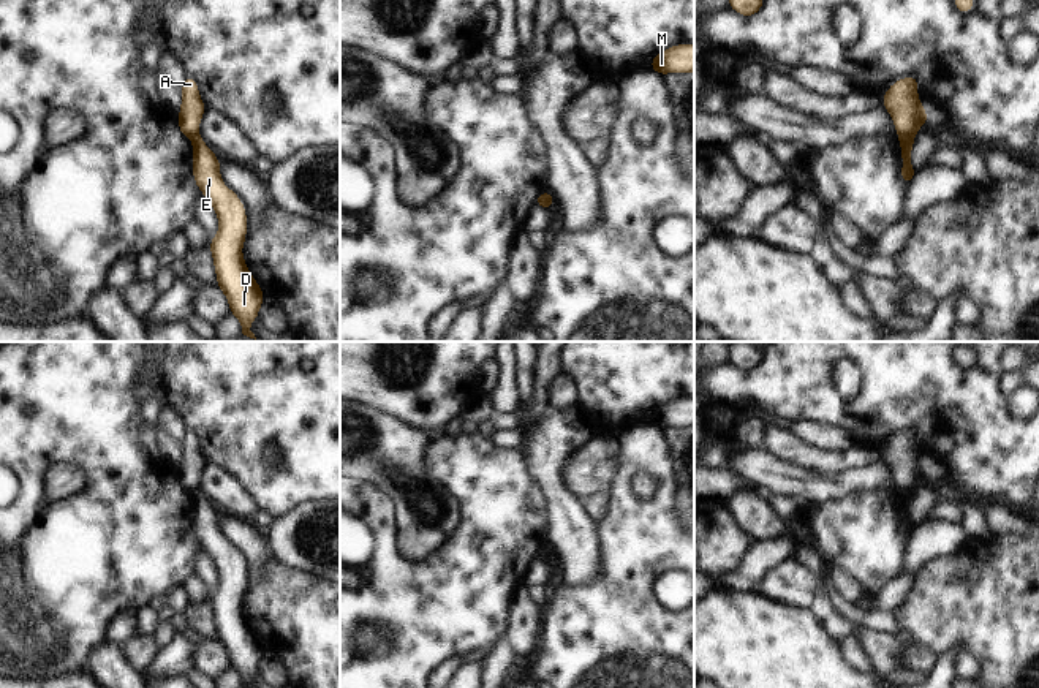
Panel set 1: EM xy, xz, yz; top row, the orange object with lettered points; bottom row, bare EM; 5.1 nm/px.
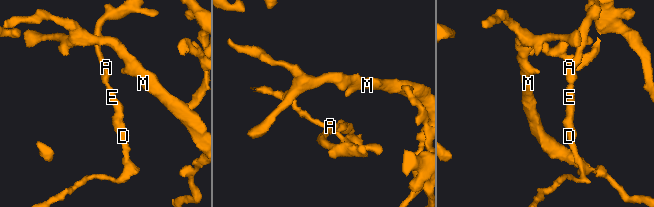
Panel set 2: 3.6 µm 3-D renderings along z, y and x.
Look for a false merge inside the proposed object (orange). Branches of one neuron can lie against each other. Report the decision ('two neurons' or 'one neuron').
two neurons

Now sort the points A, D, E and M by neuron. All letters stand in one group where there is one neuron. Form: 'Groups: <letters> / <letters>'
Groups: A M / D E

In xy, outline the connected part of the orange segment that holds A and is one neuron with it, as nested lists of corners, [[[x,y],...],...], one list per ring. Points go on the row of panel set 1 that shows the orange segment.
[[[187,74],[182,85],[182,108],[179,109],[179,130],[183,136],[198,134],[206,106],[201,100],[196,81]]]

